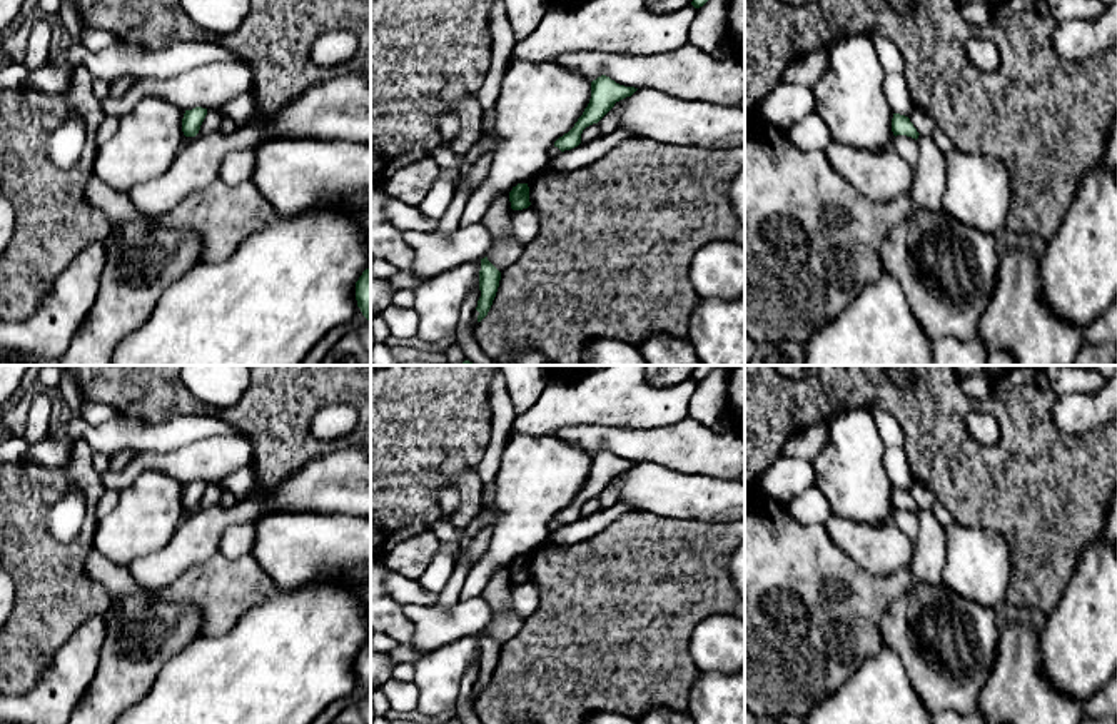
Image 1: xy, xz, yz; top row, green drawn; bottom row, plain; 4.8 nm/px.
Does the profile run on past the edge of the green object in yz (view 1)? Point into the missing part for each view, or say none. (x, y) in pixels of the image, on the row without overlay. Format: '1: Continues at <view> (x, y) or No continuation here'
1: Continues at yz (897, 464)

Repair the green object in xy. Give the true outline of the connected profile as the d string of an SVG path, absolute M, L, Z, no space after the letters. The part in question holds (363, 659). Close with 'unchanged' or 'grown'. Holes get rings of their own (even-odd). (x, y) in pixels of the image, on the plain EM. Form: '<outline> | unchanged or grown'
M369 642L362 646L359 654L356 656L356 674L362 689L371 694L371 647Z | unchanged

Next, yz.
M905 447L885 449L885 469L893 484L893 509L907 509L917 514L920 507L908 492L908 489L915 482L915 477L912 474Z | grown

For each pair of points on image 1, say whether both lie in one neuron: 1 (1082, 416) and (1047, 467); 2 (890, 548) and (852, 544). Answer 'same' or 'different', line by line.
1: different
2: same

